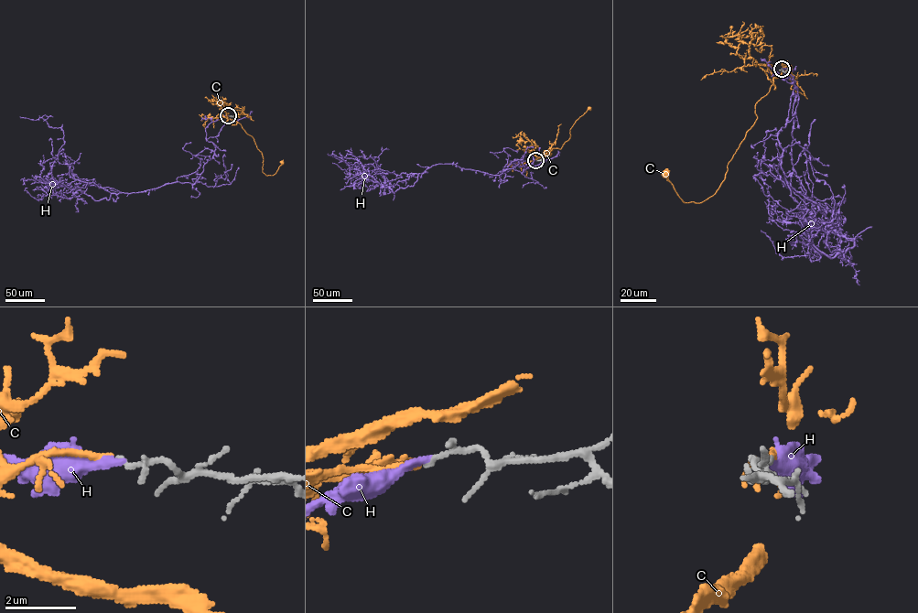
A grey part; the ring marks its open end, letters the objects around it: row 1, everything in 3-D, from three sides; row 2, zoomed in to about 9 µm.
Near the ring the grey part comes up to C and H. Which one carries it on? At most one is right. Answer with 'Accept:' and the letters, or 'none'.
Accept: C

